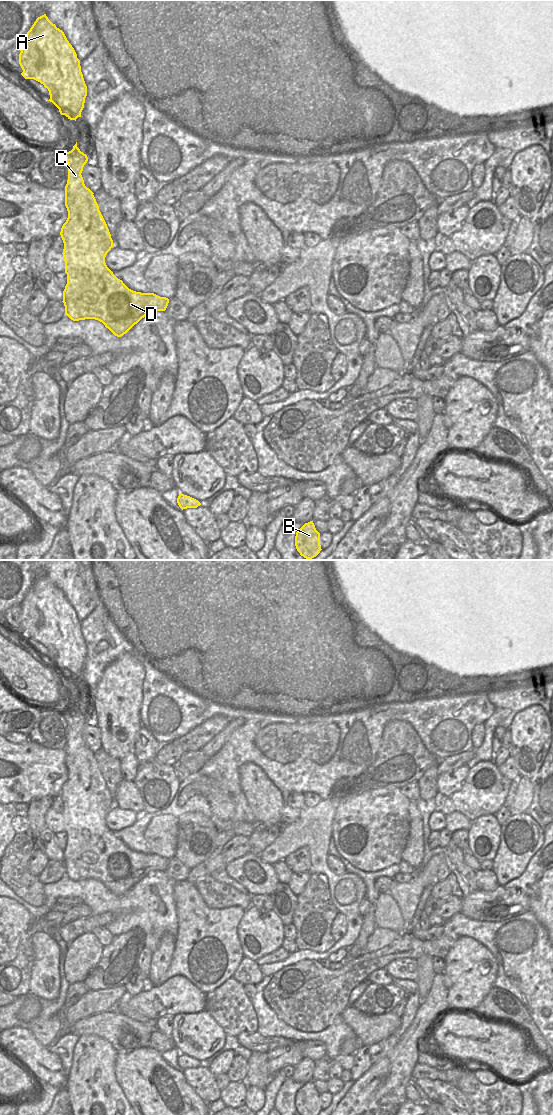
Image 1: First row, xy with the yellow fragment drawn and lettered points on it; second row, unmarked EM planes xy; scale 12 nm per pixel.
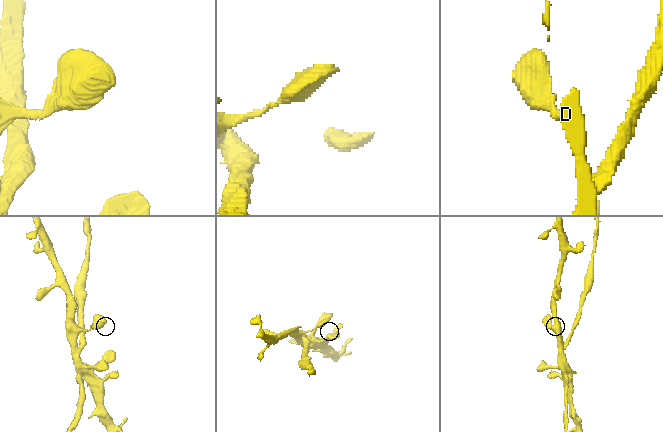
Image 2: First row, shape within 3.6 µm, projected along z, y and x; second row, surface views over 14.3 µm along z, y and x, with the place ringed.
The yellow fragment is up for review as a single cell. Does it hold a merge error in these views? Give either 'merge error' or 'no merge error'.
no merge error

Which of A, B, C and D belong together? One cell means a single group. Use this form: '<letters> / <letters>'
A B C D

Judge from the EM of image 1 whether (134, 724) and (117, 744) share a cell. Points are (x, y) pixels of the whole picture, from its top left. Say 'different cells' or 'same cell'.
same cell

